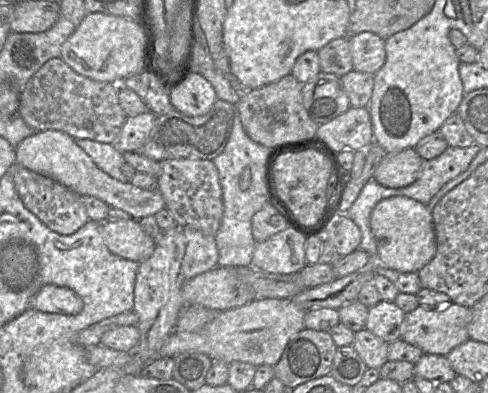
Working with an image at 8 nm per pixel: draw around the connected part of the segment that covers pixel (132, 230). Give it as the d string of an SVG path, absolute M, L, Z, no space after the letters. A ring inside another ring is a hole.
M133 218L107 219L102 223L102 237L112 253L137 263L148 259L156 245Z

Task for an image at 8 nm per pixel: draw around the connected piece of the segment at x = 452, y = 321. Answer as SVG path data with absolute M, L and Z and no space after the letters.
M449 303L449 307L437 310L436 306L419 305L413 311L406 313L401 325L402 340L419 347L424 354L446 356L452 349L469 339L468 324L471 320L471 308Z

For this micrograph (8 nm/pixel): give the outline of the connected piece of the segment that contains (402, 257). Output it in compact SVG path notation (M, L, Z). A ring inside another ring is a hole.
M404 196L379 201L371 212L370 227L377 242L376 263L402 273L417 272L436 253L432 211L427 205Z

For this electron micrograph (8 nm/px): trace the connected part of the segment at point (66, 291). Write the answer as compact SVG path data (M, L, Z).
M53 284L42 286L30 302L30 308L64 315L79 314L83 307L82 299L72 289Z

